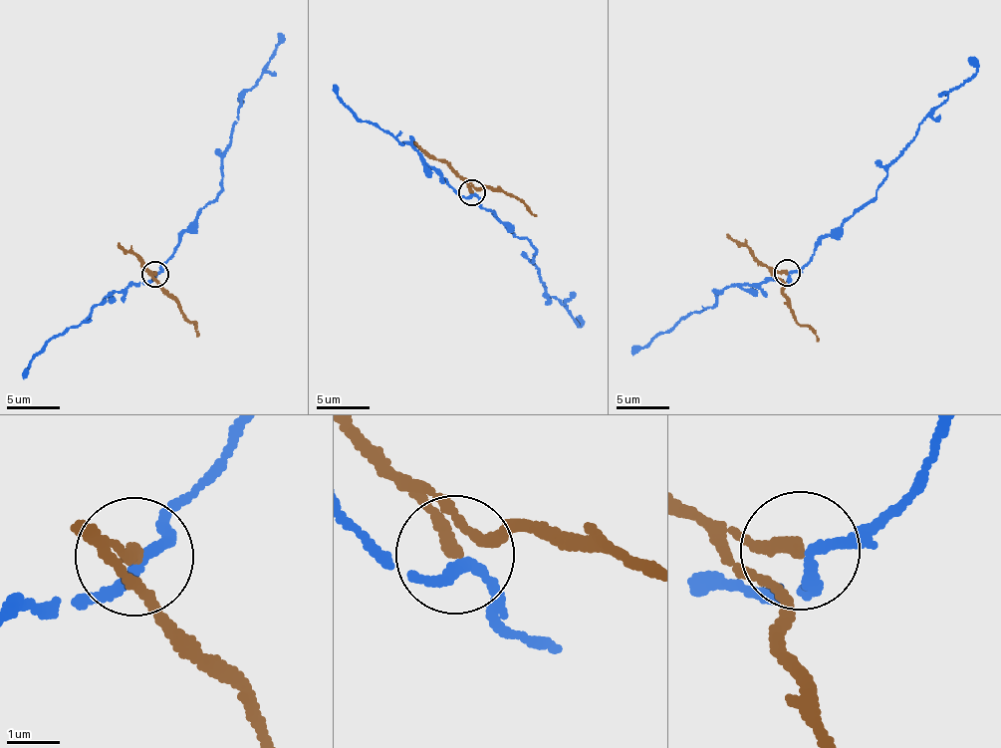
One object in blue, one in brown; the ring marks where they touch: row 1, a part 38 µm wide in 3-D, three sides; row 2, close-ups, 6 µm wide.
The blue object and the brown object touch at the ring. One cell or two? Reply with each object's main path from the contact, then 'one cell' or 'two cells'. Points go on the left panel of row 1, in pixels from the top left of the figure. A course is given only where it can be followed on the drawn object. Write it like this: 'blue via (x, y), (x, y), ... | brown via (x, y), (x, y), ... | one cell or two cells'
blue via (155, 274), (177, 240), (222, 188), (223, 152), (237, 119), (237, 109), (276, 48), (278, 33) | brown via (155, 274), (199, 336) | two cells

